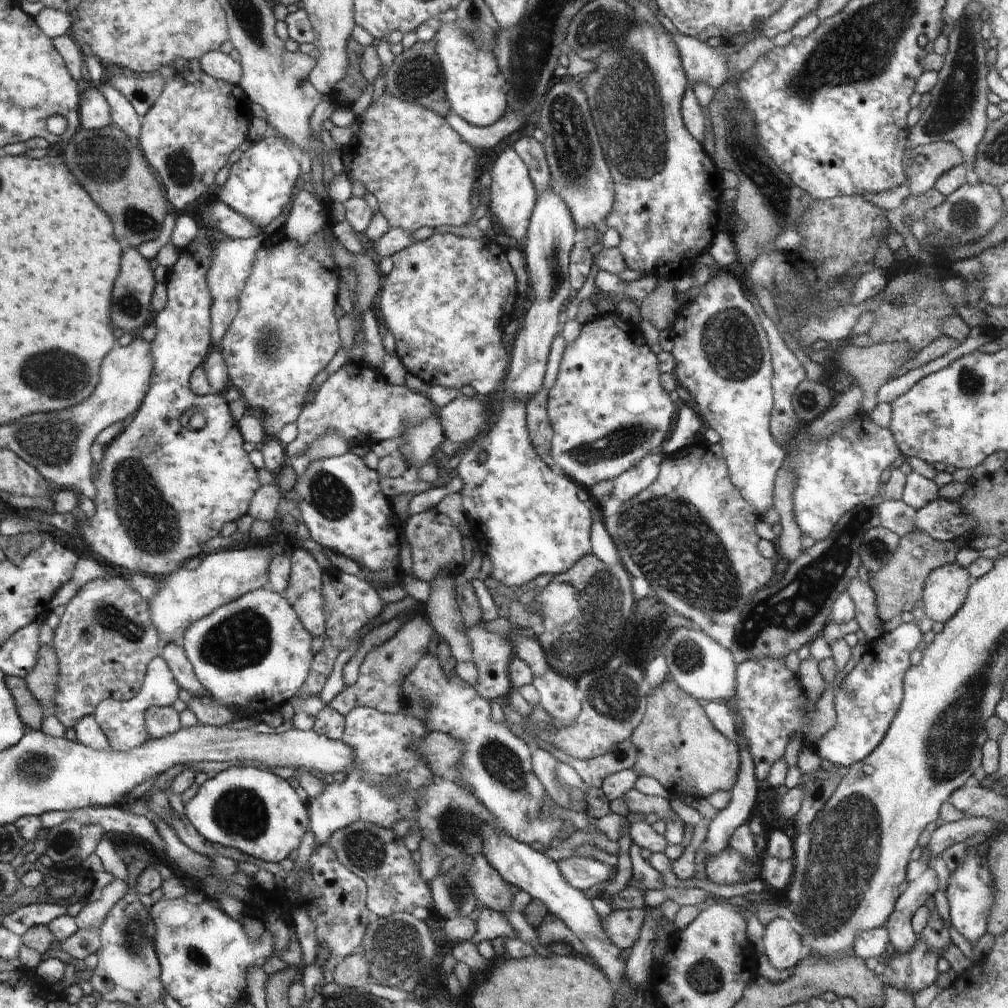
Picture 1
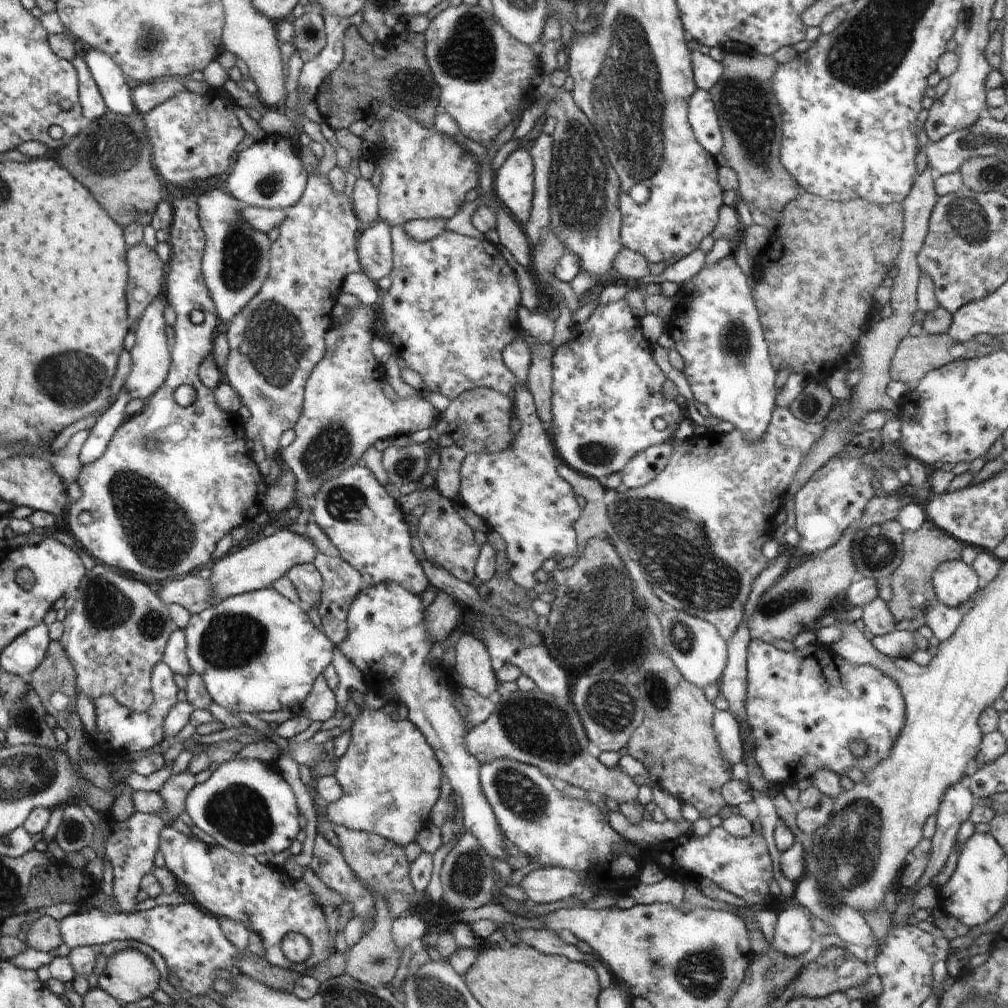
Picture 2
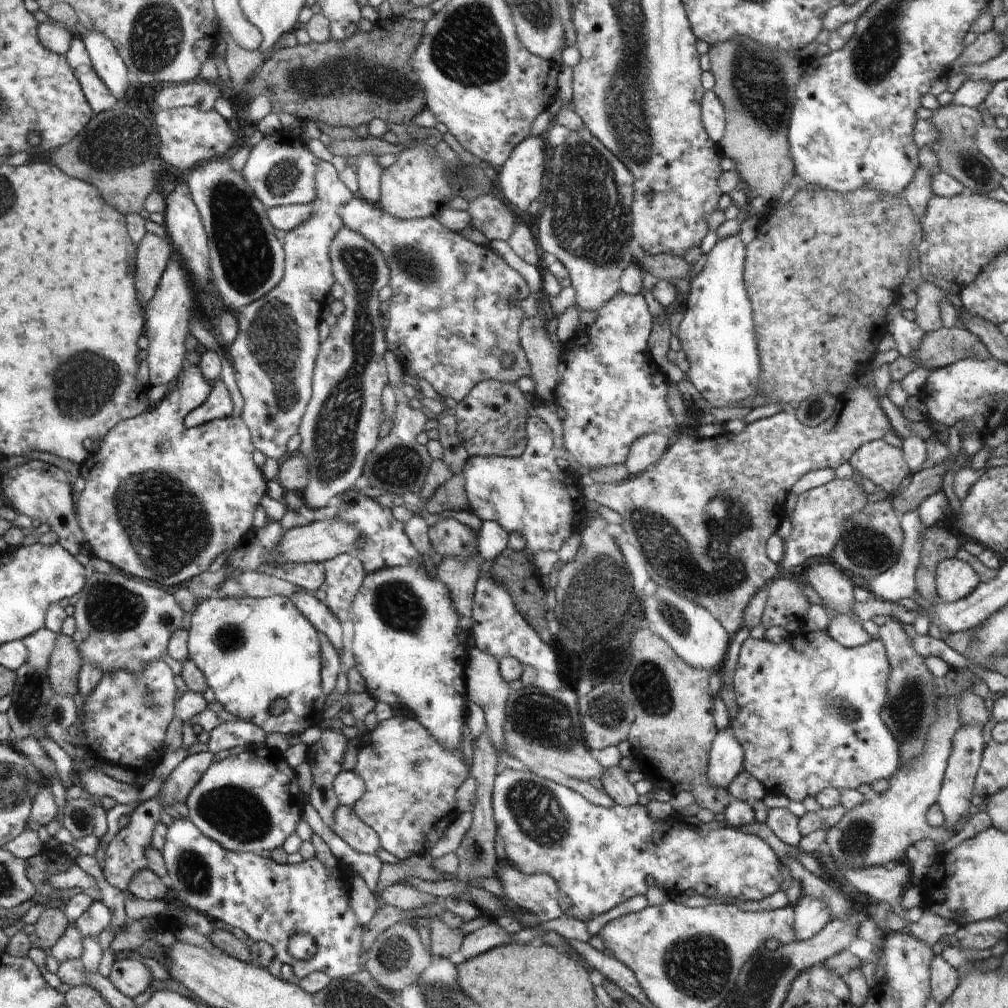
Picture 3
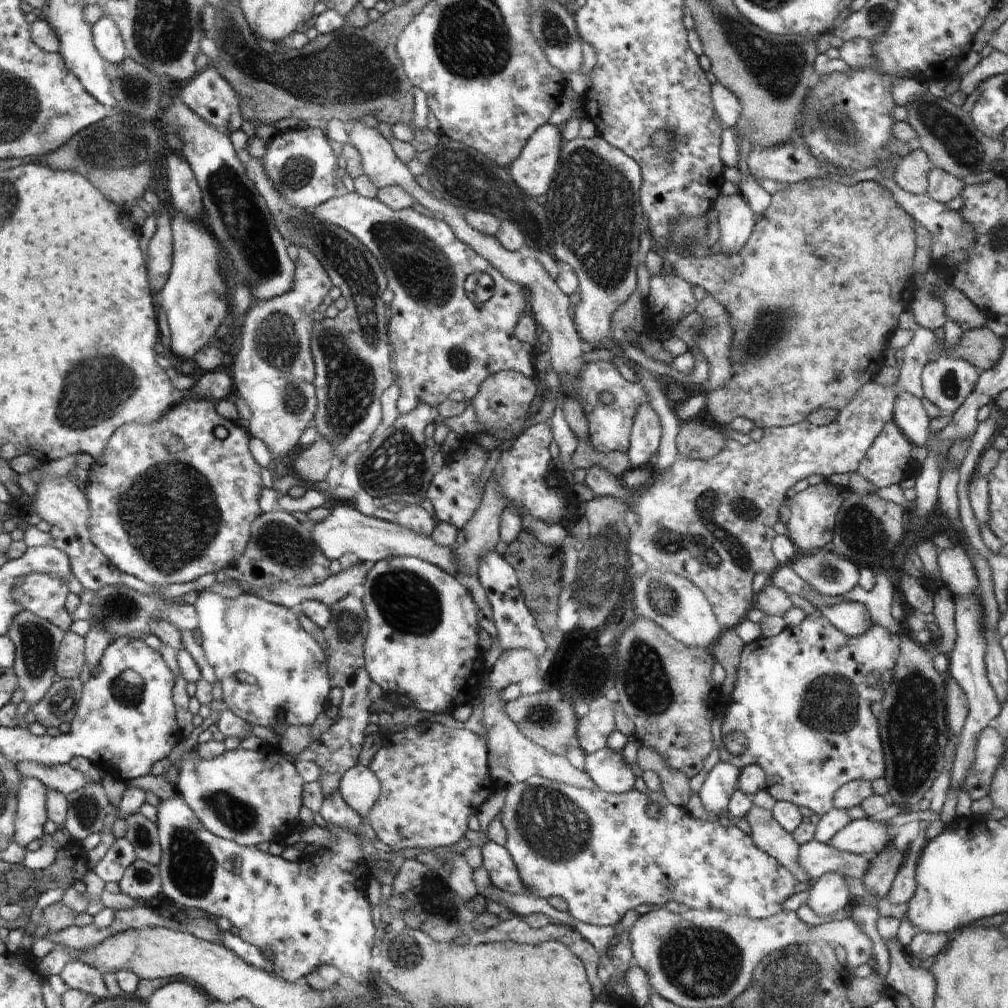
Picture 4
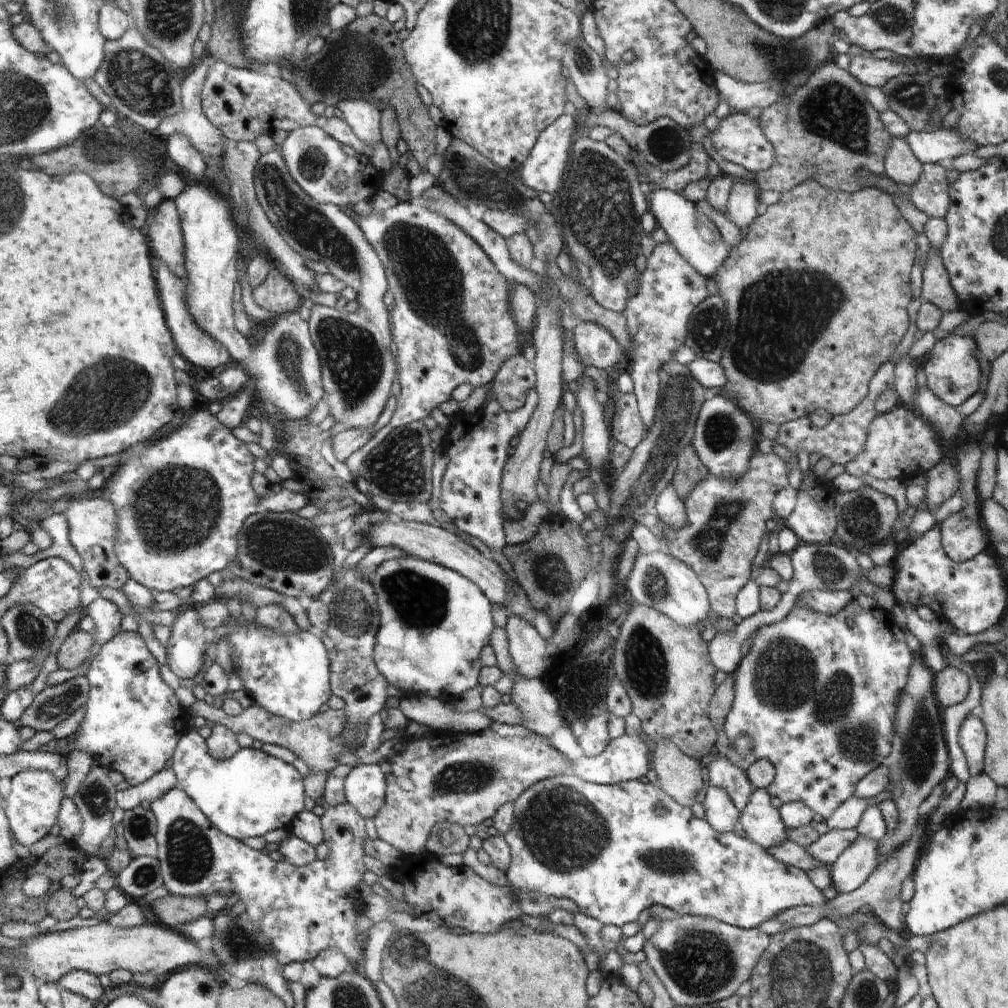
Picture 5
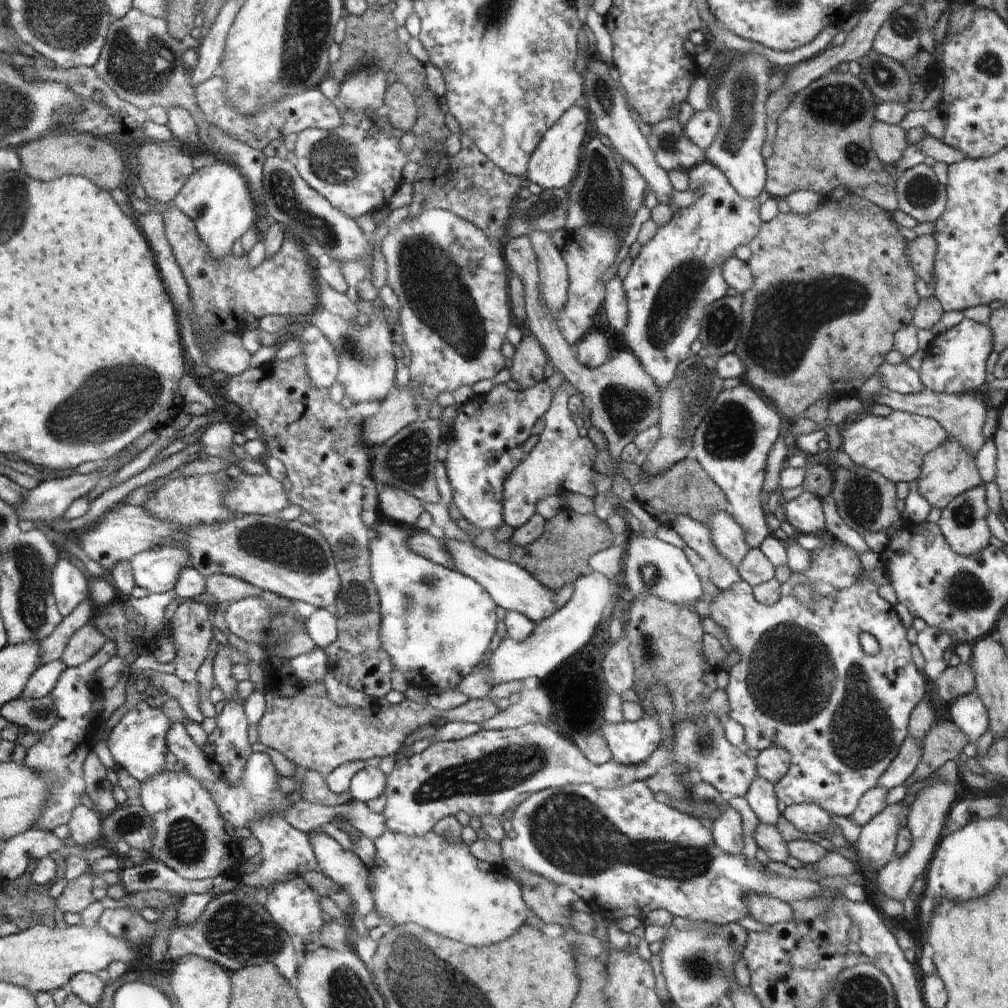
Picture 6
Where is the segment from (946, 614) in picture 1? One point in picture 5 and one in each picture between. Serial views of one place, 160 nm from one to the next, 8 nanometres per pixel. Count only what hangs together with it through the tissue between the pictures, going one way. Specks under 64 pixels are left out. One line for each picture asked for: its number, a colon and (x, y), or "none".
2: (955, 582)
3: (955, 579)
4: (958, 573)
5: (962, 538)

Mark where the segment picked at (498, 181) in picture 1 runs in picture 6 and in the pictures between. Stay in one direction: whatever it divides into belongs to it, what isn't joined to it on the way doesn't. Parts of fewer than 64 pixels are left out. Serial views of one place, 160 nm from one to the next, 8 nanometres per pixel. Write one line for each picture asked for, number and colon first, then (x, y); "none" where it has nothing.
2: (514, 181)
3: (520, 179)
4: (533, 170)
5: (546, 167)
6: (557, 162)

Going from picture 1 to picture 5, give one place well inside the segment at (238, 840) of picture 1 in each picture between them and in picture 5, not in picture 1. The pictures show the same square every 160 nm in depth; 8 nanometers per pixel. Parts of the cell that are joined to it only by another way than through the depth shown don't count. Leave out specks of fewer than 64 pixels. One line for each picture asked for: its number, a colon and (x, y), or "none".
2: (245, 806)
3: (250, 802)
4: (247, 796)
5: (250, 794)

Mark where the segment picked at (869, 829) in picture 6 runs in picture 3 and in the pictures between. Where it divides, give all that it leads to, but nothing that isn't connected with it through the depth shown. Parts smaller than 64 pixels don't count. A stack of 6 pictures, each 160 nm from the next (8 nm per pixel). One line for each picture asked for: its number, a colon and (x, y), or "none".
3: (812, 914)
4: (829, 893)
5: (850, 870)

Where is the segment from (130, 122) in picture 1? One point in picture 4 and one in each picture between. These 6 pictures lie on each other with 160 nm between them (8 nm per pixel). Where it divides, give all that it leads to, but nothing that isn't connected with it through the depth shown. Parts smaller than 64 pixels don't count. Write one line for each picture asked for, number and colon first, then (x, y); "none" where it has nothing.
2: (115, 90)
3: (107, 62)
4: (107, 38)

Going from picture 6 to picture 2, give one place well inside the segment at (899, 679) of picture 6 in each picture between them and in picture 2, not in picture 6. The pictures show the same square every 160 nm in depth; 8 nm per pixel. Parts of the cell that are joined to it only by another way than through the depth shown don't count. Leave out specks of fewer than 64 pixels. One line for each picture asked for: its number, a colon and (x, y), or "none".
2: (804, 707)
3: (809, 717)
4: (800, 697)
5: (818, 699)

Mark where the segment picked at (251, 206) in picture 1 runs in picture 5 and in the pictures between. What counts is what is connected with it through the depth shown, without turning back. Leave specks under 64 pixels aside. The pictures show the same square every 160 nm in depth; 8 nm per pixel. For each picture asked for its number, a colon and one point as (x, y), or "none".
2: (268, 174)
3: (278, 174)
4: (301, 163)
5: (326, 171)

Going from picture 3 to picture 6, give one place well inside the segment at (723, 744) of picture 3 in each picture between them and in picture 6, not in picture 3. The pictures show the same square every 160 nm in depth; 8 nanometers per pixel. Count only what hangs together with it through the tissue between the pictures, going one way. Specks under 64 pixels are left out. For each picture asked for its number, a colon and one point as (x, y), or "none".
4: (721, 781)
5: (721, 813)
6: (727, 830)

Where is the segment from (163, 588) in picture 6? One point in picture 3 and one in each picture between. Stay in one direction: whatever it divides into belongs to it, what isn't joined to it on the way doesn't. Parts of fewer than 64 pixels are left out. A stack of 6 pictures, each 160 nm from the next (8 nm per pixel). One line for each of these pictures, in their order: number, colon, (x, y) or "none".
3: (161, 501)
4: (169, 501)
5: (181, 500)

